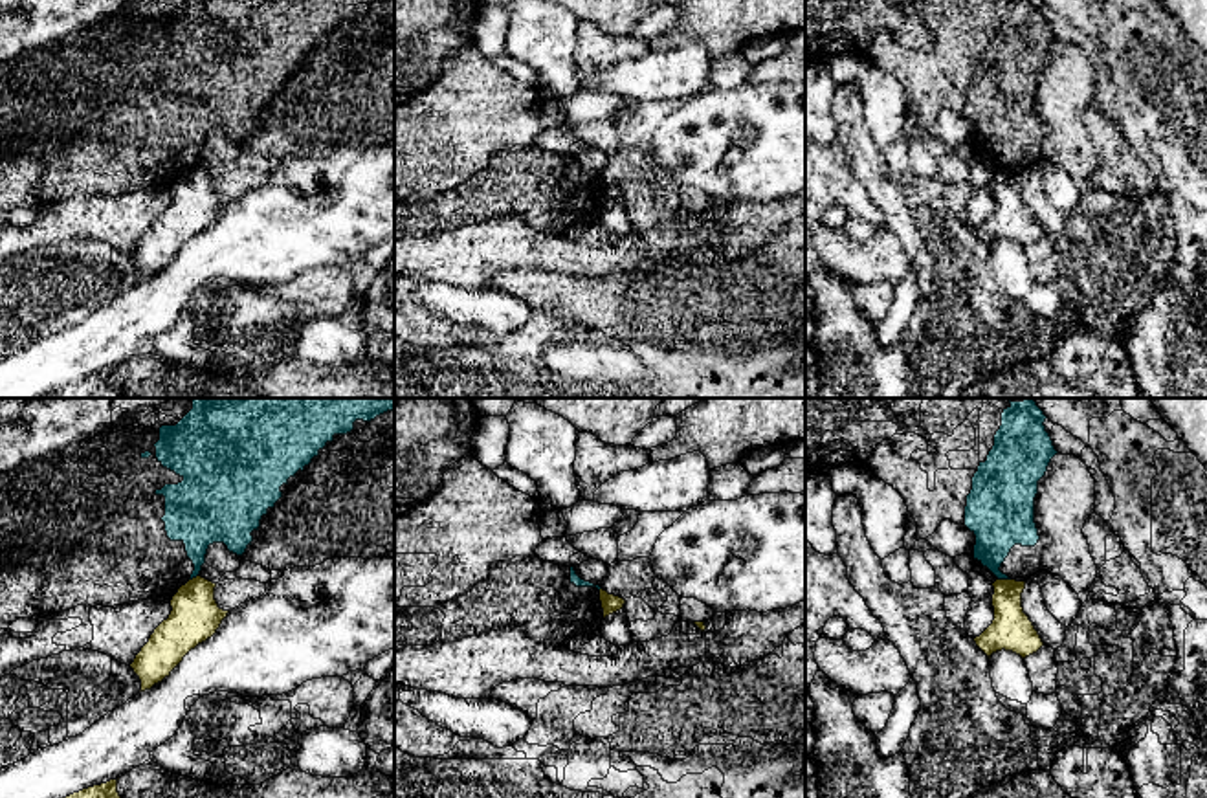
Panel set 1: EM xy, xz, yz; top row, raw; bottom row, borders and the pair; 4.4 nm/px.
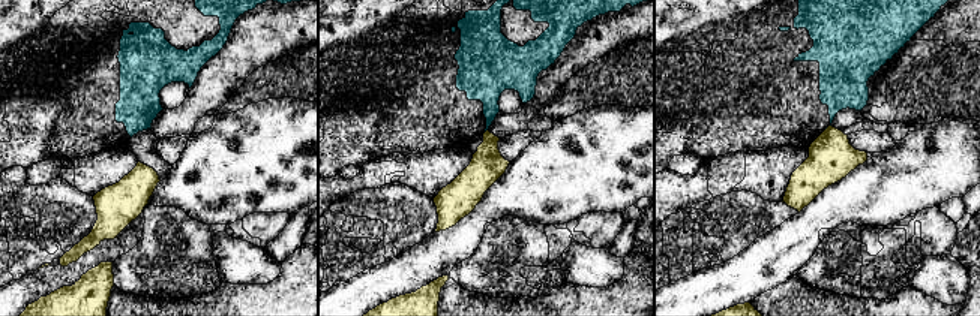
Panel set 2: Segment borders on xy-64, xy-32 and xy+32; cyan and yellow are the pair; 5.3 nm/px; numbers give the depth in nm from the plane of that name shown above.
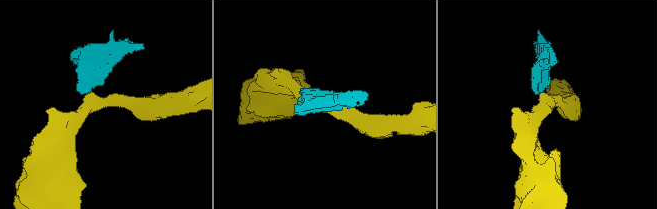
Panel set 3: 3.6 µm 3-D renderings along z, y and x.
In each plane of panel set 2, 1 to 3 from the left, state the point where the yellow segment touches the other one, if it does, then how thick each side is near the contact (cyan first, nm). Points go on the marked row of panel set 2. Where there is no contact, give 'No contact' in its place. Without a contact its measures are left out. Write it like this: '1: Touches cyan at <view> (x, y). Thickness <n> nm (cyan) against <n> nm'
1: No contact
2: No contact
3: No contact

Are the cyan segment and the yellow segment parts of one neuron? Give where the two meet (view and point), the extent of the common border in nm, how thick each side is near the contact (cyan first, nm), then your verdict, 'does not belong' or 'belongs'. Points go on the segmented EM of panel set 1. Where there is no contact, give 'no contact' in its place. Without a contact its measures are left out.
contact yz (1004, 578); length 60 nm; calibres 240 and 190 nm; does not belong

